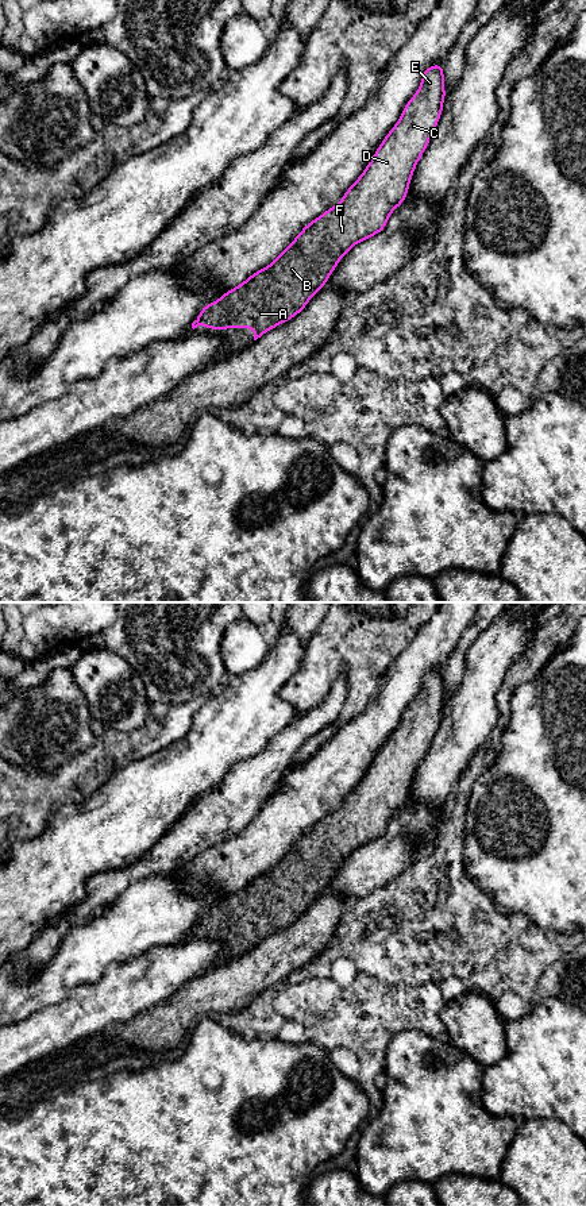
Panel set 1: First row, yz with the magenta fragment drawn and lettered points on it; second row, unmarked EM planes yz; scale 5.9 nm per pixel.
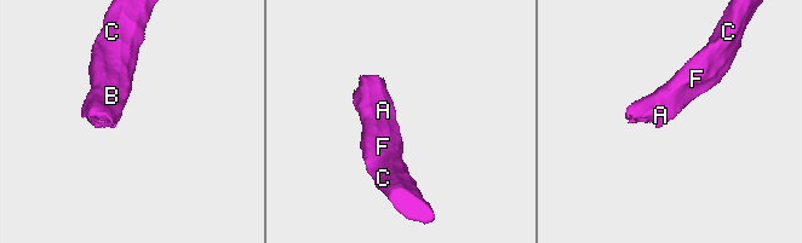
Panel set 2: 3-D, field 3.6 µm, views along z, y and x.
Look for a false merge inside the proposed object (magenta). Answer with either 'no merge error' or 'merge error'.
no merge error

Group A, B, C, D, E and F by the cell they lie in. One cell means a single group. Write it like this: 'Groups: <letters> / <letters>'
Groups: A B C D E F

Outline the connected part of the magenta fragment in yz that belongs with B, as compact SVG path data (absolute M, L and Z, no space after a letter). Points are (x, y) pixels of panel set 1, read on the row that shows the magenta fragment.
M443 63L425 68L420 86L405 104L398 122L383 138L366 169L346 190L342 200L308 223L293 242L269 266L259 269L242 284L238 284L234 289L224 292L219 300L204 305L197 315L197 319L192 323L192 328L194 330L201 324L208 330L250 327L254 331L254 340L257 340L274 327L296 317L308 305L309 300L327 285L329 276L336 269L340 259L355 244L382 232L392 212L405 201L415 167L427 150L443 113L446 96Z

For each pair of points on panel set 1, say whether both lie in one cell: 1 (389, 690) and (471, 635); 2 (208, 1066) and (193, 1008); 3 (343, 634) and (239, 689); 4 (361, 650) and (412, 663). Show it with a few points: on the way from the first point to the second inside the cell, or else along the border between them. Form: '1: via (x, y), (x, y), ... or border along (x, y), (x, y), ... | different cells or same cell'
1: border along (474, 617), (442, 667) | different cells
2: border along (211, 1014), (197, 1021) | different cells
3: border along (305, 646), (303, 661), (288, 681) | different cells
4: border along (416, 635), (381, 675), (377, 685) | different cells

